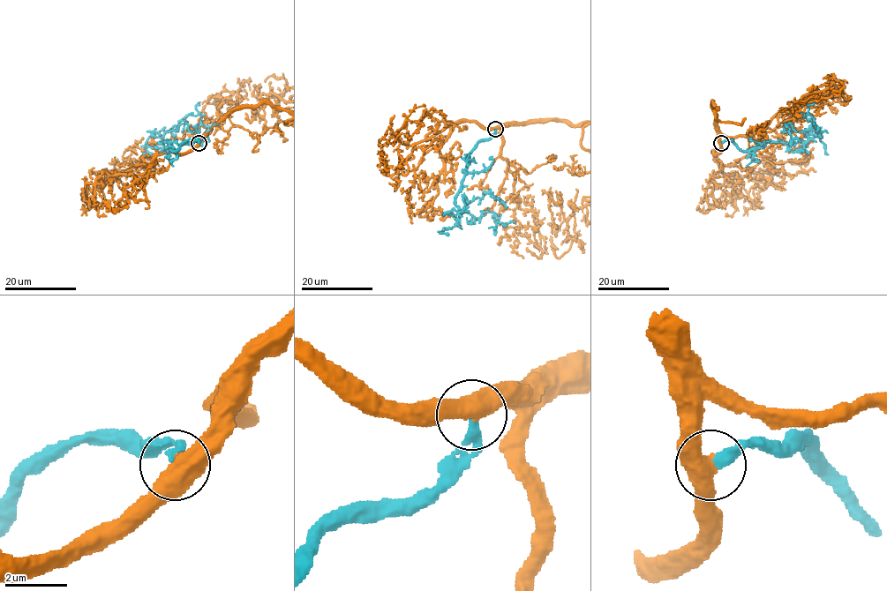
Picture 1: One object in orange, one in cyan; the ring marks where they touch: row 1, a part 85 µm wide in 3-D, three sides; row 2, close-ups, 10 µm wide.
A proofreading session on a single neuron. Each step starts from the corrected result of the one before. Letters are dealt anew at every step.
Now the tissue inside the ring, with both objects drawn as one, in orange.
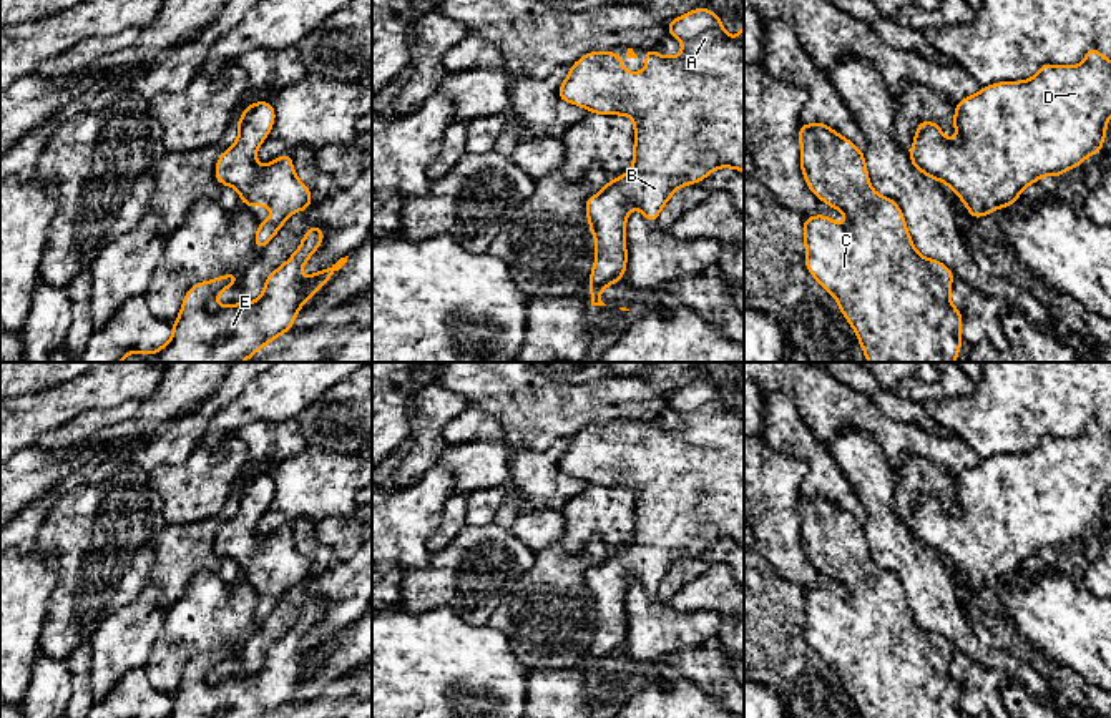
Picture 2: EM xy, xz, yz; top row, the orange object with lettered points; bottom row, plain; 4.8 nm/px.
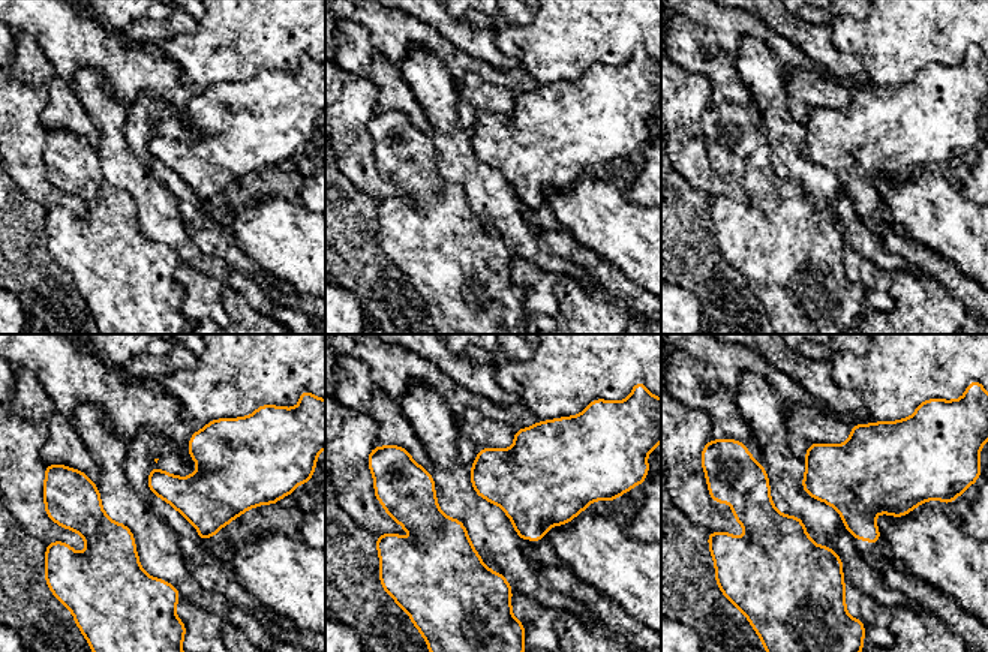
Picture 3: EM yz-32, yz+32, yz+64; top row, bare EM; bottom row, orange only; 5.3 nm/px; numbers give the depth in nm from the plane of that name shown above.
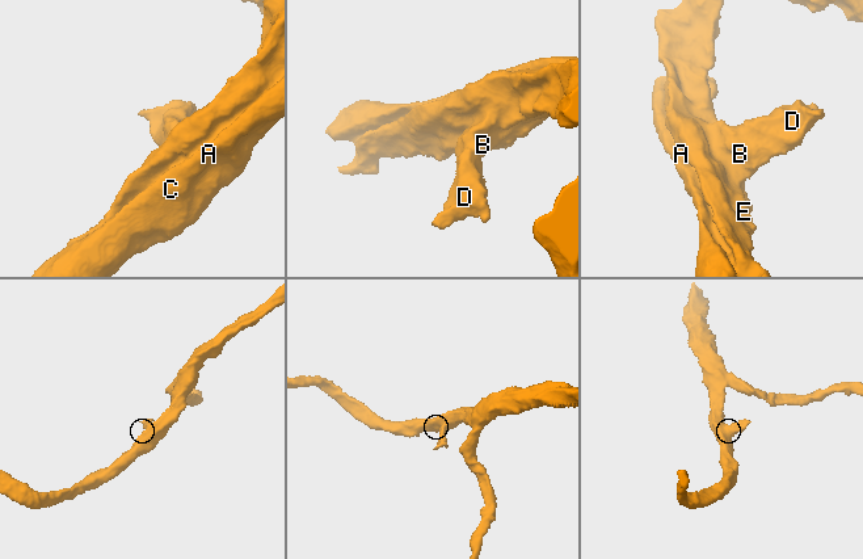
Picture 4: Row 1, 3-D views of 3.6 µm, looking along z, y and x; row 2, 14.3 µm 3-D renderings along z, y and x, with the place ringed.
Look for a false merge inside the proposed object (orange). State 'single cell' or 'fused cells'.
single cell

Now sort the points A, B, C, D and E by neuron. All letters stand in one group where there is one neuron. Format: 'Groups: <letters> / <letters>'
Groups: A B C D E

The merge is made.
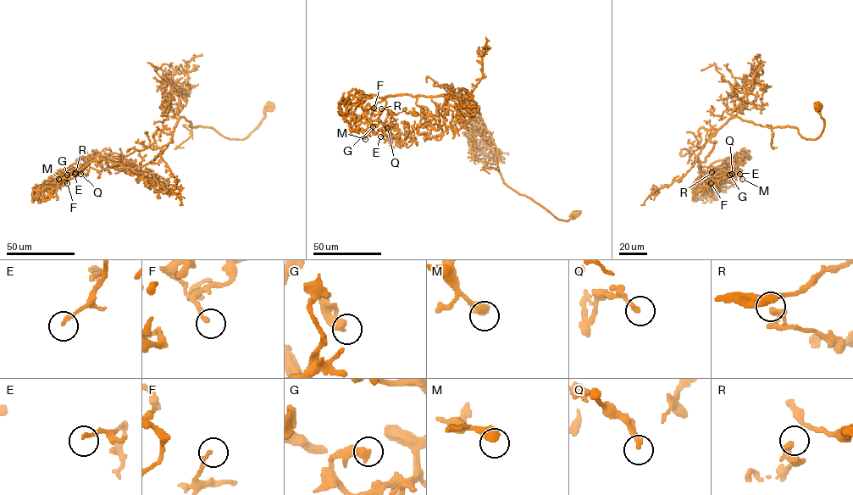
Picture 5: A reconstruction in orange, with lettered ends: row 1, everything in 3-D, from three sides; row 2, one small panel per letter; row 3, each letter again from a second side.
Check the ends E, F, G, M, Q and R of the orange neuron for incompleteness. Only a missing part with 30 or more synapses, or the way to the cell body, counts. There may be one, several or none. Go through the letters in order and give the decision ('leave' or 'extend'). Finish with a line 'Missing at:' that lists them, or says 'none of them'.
E: leave
F: leave
G: leave
M: leave
Q: leave
R: leave
Missing at: none of them

